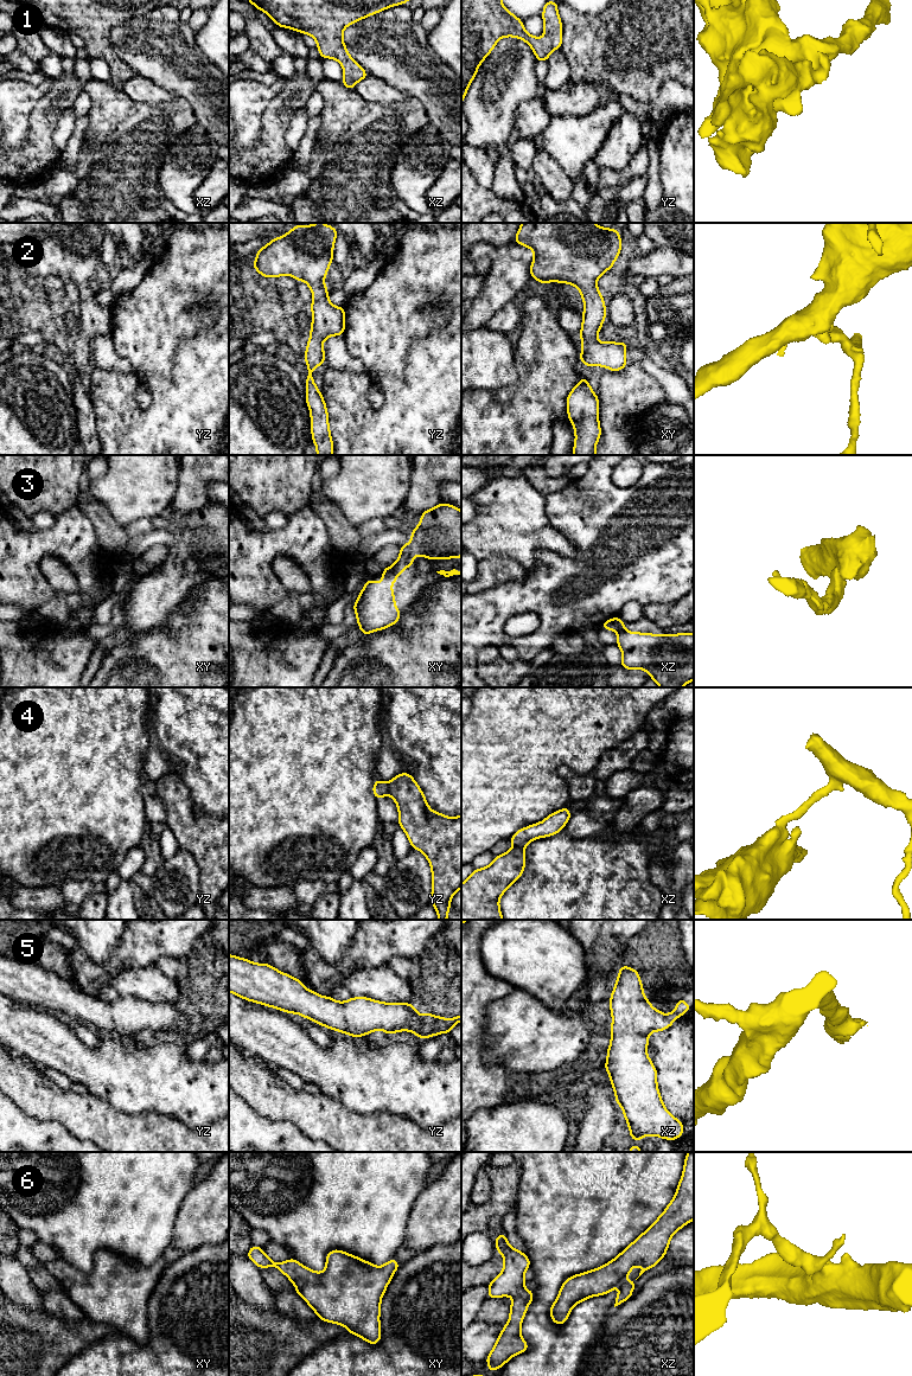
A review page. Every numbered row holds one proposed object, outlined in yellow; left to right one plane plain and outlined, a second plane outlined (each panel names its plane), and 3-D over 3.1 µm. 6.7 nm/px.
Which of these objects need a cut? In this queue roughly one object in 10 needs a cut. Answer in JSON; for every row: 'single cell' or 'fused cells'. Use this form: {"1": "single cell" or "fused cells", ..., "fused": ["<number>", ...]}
{"1": "single cell", "2": "single cell", "3": "single cell", "4": "fused cells", "5": "single cell", "6": "single cell", "fused": ["4"]}

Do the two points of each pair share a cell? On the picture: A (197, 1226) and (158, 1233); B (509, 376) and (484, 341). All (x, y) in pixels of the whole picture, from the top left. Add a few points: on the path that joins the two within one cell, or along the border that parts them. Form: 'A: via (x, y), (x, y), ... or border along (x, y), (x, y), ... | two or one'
A: border along (180, 1204), (173, 1226), (171, 1243) | two
B: via (501, 368), (484, 350) | one

